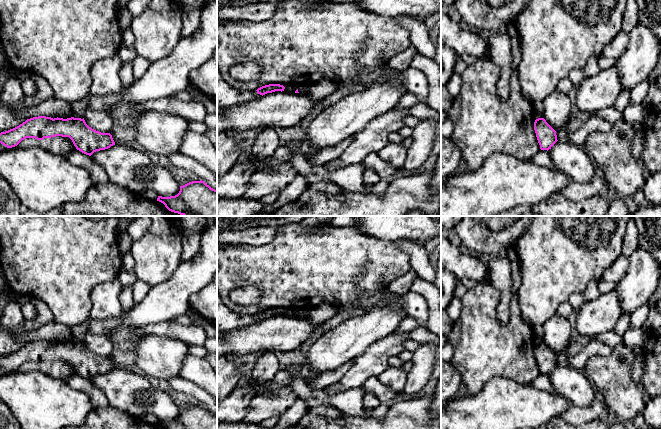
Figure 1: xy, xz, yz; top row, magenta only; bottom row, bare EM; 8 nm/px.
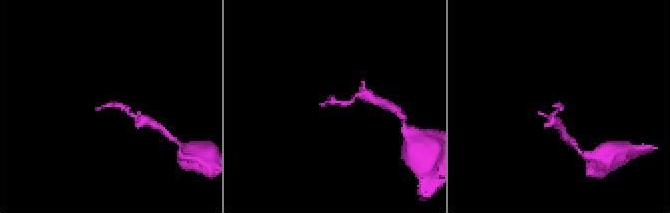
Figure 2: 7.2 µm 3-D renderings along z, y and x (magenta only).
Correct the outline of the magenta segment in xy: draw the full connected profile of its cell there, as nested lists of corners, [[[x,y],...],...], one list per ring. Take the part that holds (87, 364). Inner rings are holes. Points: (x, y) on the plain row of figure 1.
[[[38,340],[19,350],[0,357],[0,367],[7,372],[17,370],[26,362],[43,364],[56,360],[69,361],[77,374],[91,380],[94,376],[115,369],[110,357],[101,357],[89,351],[84,342],[51,342]]]

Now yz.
[[[538,342],[534,346],[534,354],[541,374],[549,374],[558,365],[556,355],[544,342]]]

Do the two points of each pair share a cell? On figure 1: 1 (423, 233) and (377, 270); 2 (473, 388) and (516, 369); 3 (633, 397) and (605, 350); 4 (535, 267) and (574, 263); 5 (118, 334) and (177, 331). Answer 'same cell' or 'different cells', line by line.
1: different cells
2: same cell
3: different cells
4: same cell
5: same cell

